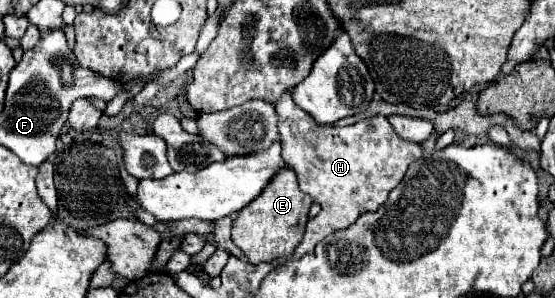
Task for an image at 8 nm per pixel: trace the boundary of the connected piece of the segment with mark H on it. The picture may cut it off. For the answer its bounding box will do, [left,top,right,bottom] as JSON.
[275,91,421,261]

